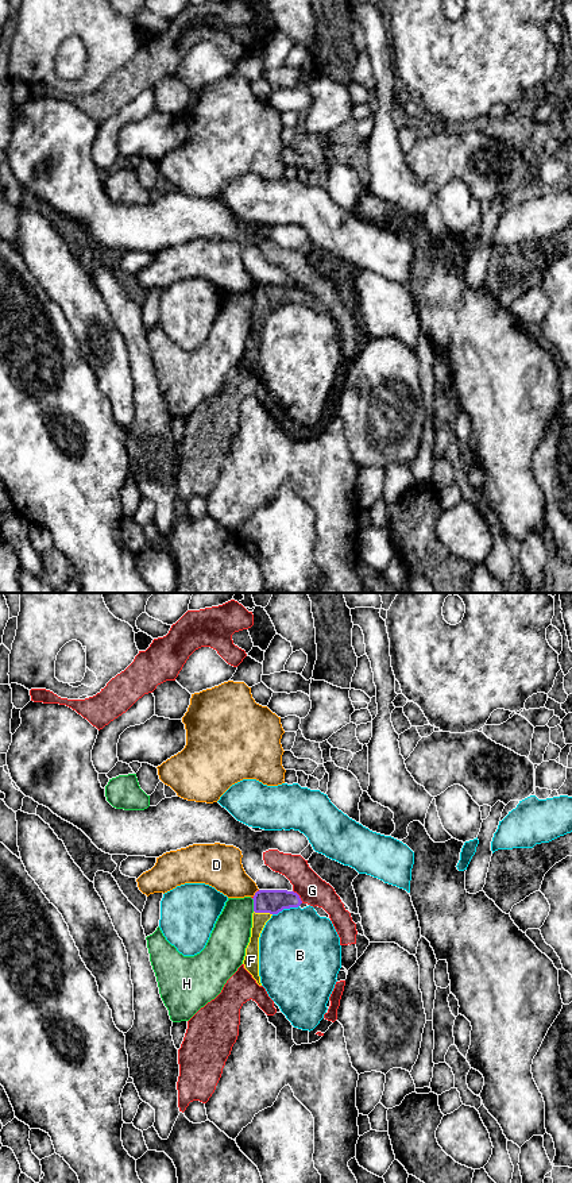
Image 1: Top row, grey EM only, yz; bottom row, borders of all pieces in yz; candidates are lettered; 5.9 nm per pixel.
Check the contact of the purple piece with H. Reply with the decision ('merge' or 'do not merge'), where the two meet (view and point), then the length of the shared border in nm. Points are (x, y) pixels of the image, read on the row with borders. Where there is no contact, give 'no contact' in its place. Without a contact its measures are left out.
do not merge; meets purple in yz at (254, 905); contact 80 nm long

